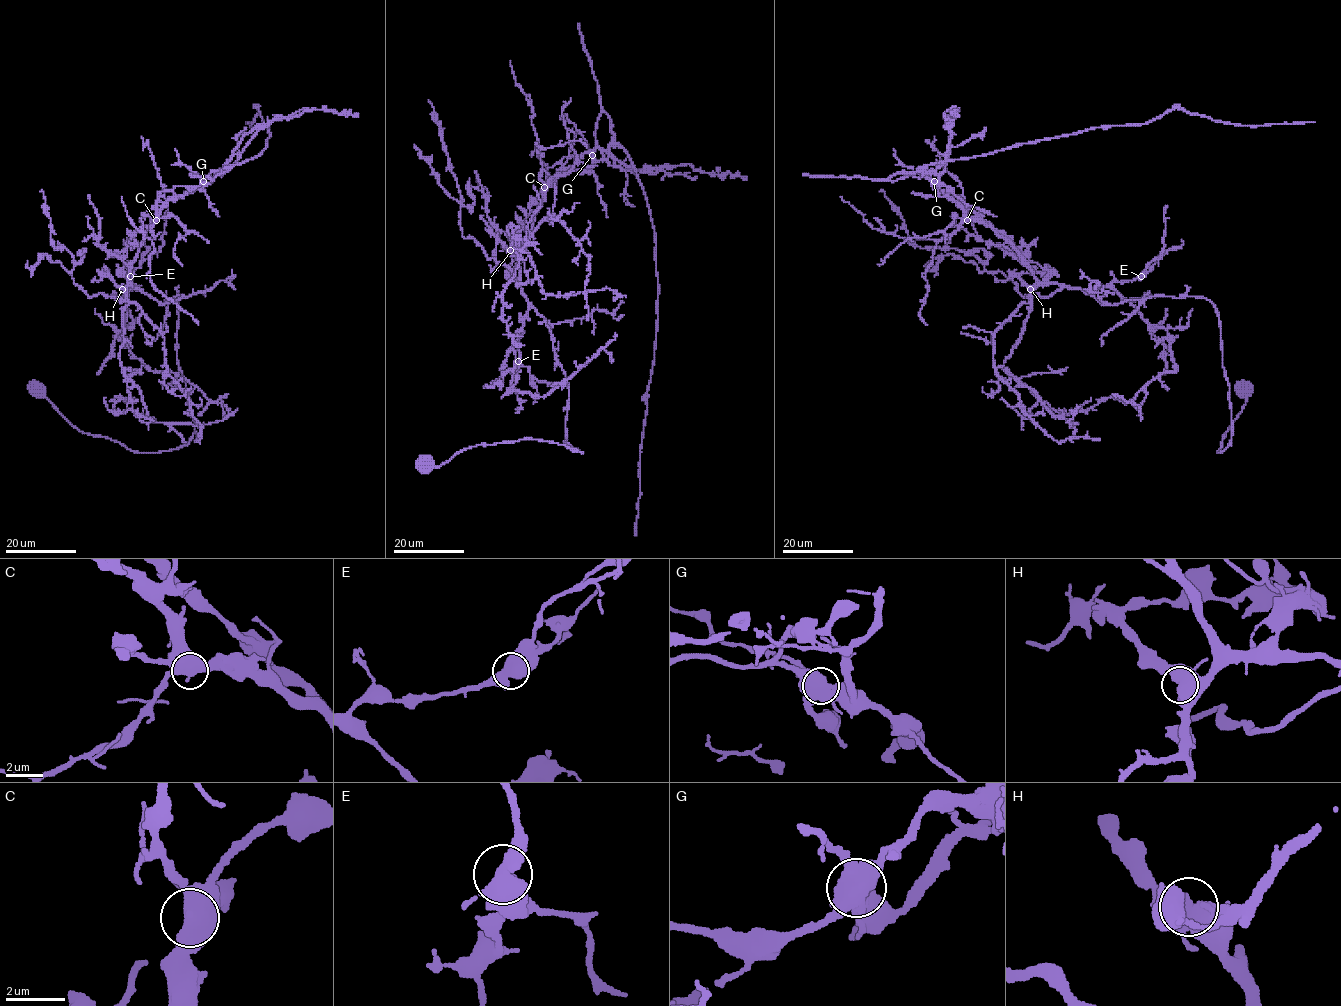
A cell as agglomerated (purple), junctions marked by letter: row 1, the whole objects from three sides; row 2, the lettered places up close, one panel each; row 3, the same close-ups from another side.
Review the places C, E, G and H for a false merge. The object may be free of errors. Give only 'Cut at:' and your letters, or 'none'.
Cut at: G

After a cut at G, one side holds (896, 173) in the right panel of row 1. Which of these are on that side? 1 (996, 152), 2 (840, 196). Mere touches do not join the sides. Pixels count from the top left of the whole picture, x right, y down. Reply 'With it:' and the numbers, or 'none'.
With it: 1

